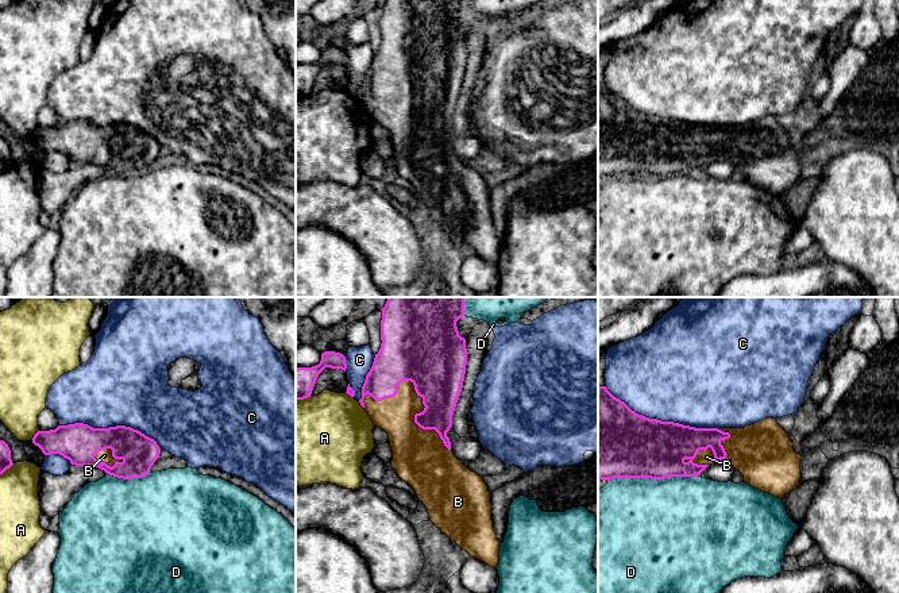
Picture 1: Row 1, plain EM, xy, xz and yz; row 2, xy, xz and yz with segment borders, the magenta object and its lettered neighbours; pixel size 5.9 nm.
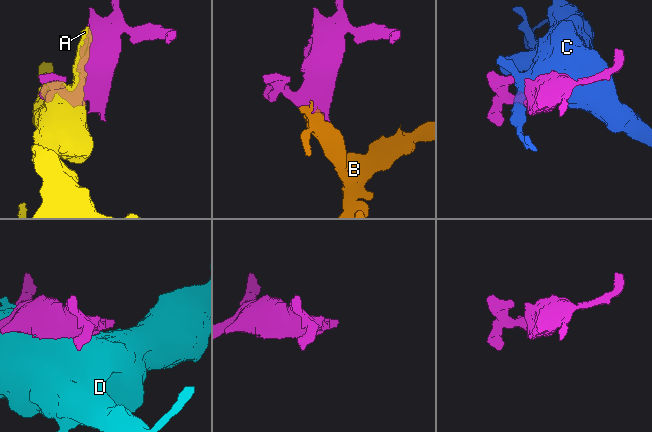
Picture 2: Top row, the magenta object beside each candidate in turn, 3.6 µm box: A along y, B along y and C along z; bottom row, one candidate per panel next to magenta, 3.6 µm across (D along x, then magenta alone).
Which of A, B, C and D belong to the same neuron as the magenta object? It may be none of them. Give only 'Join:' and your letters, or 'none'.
Join: B

